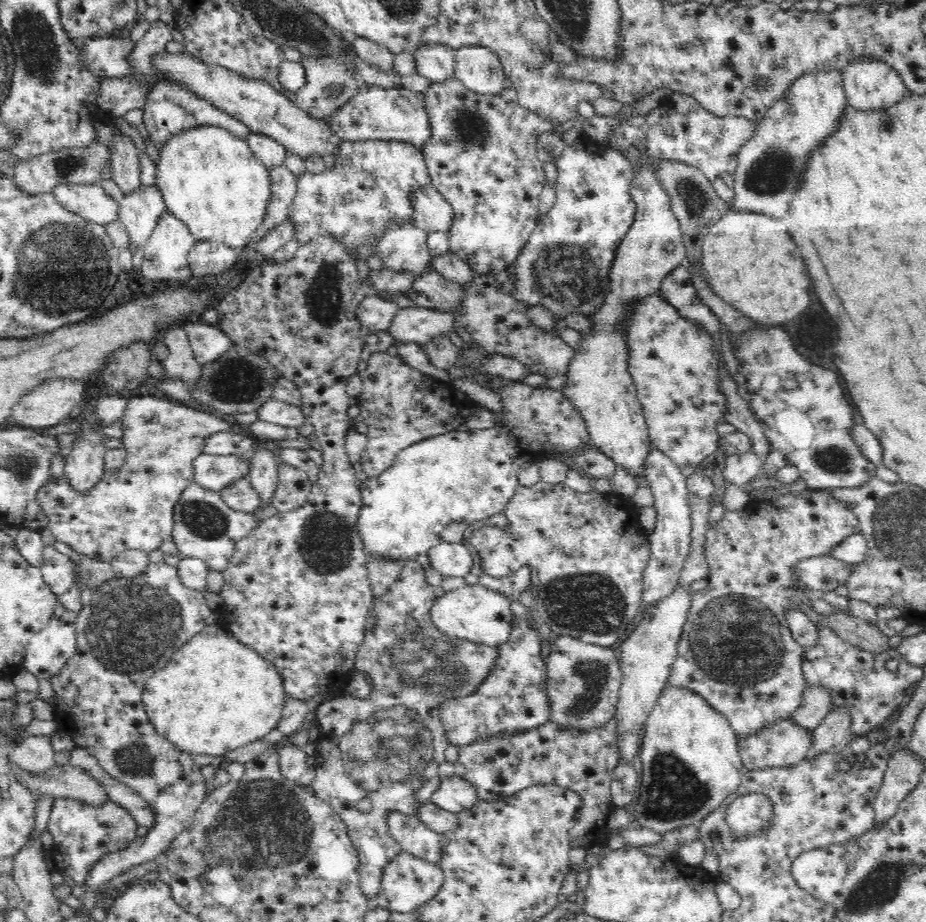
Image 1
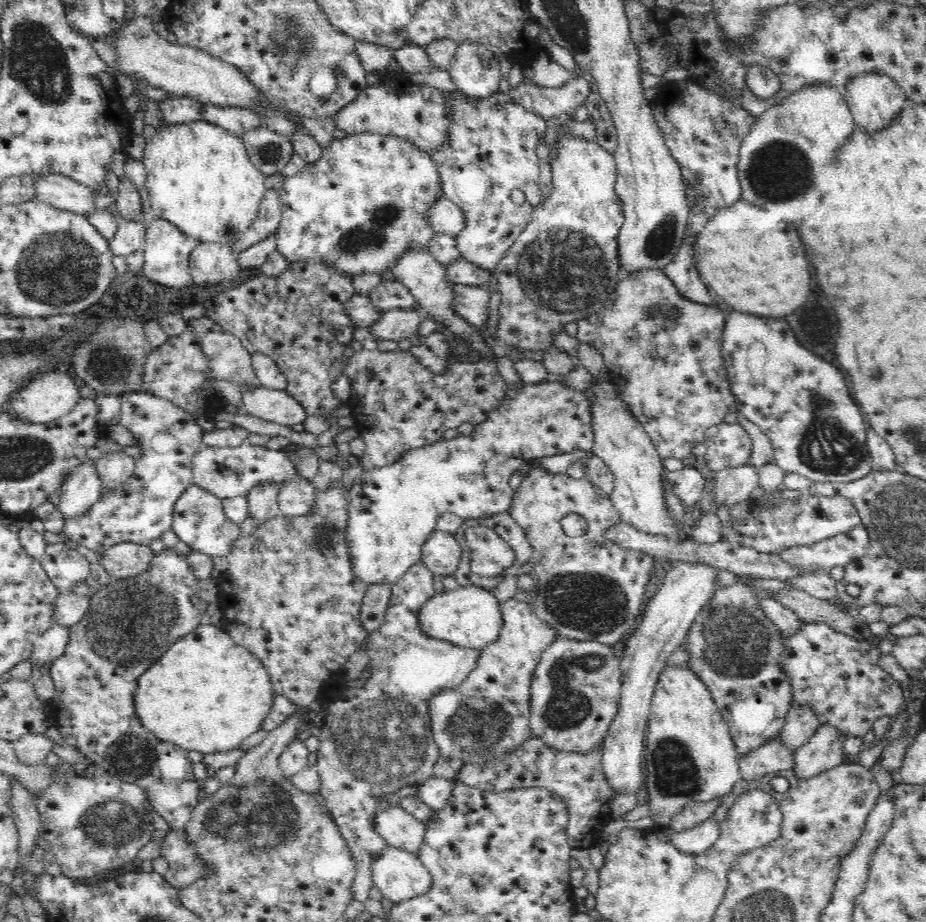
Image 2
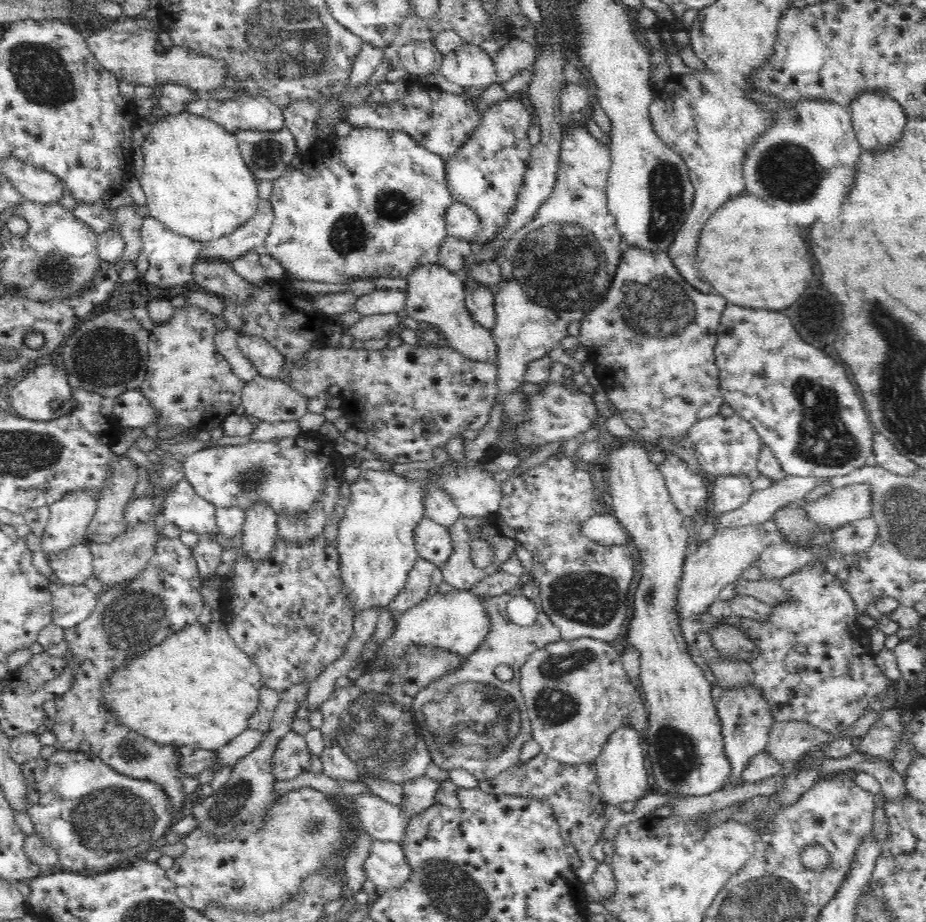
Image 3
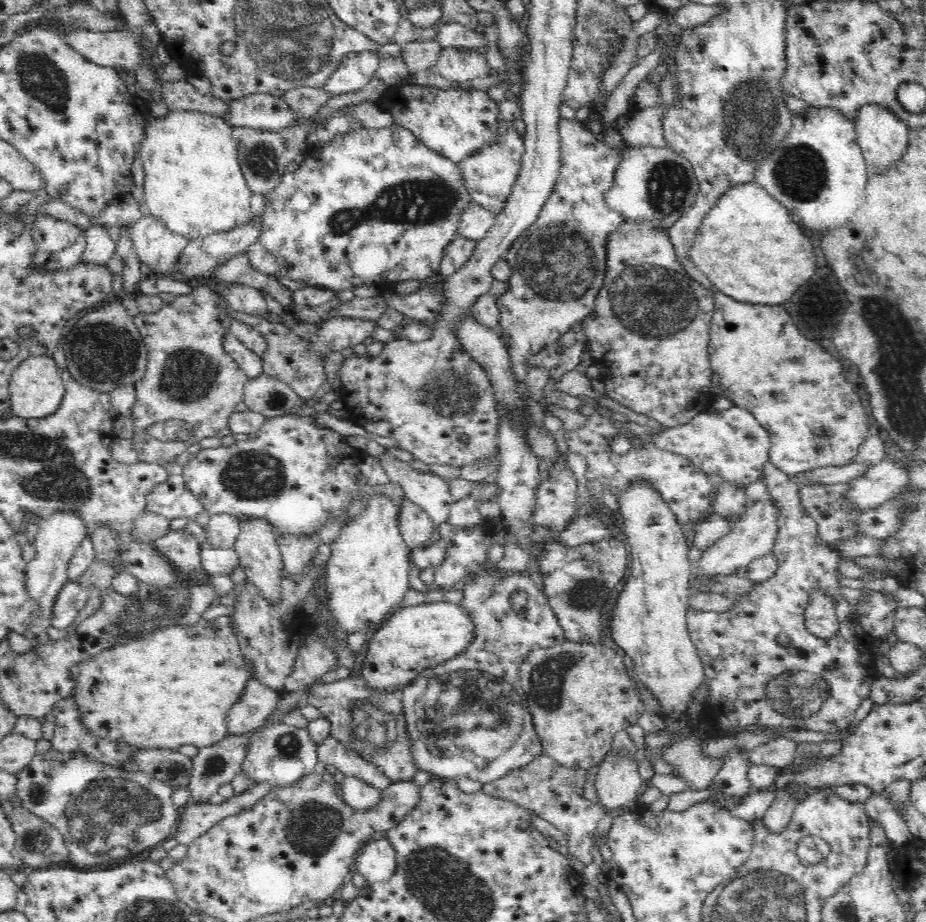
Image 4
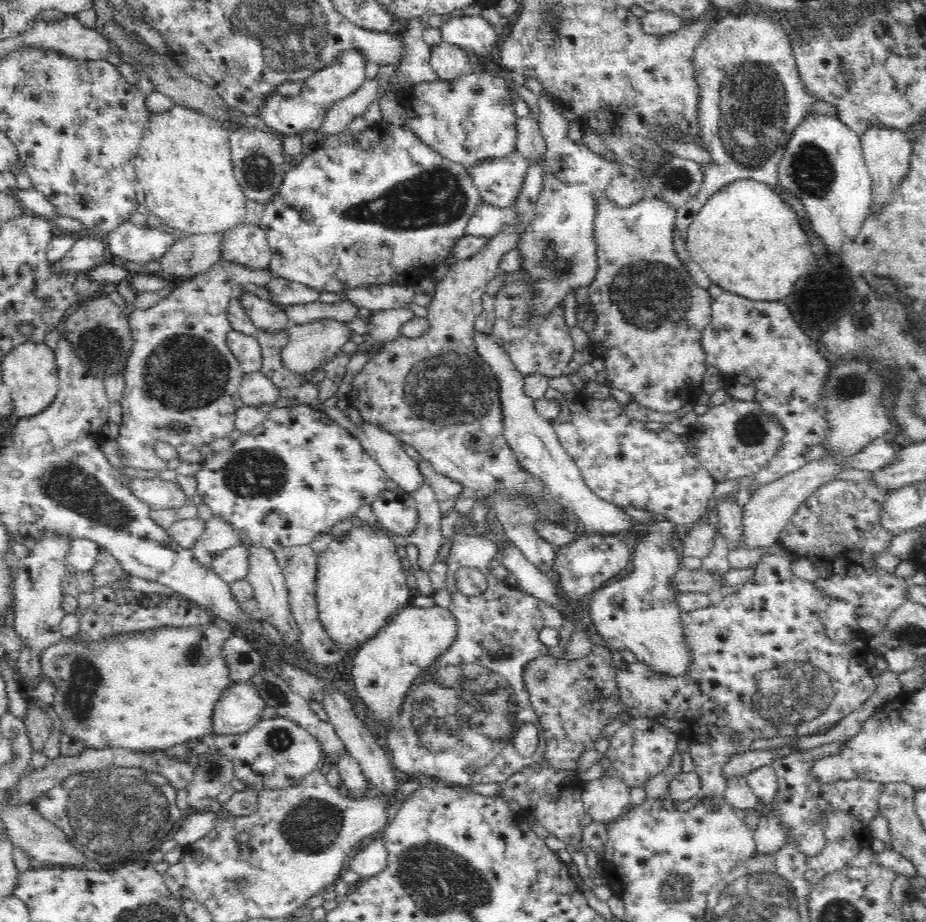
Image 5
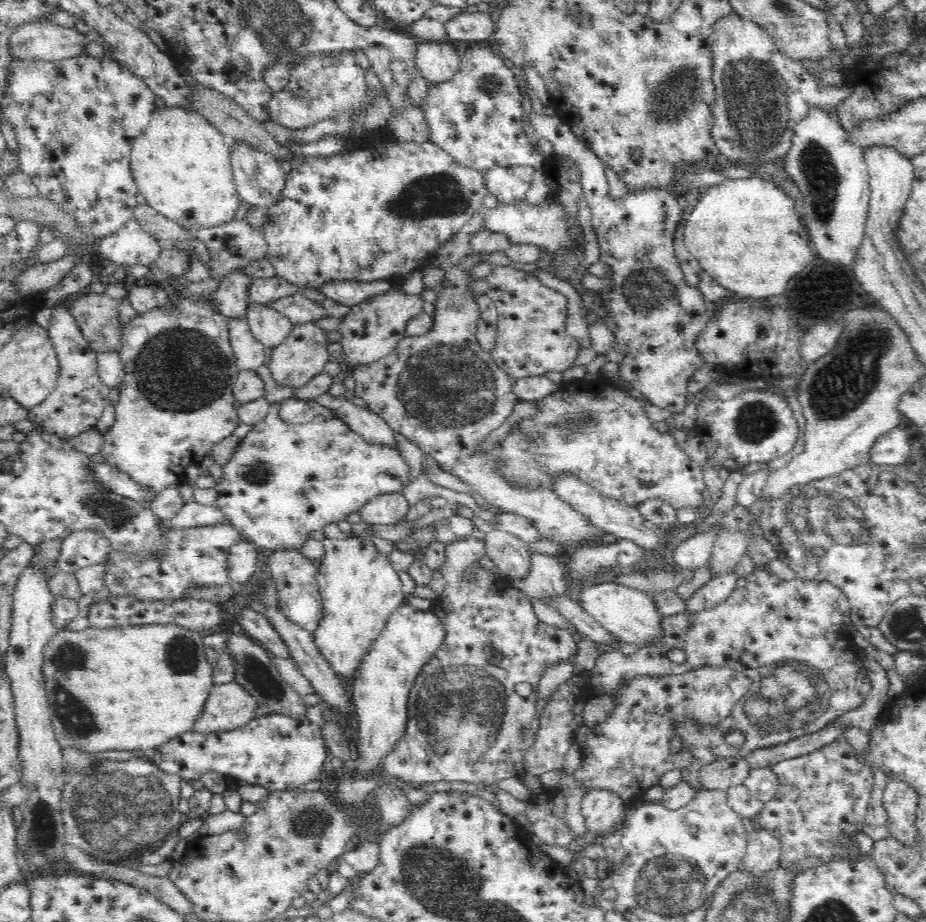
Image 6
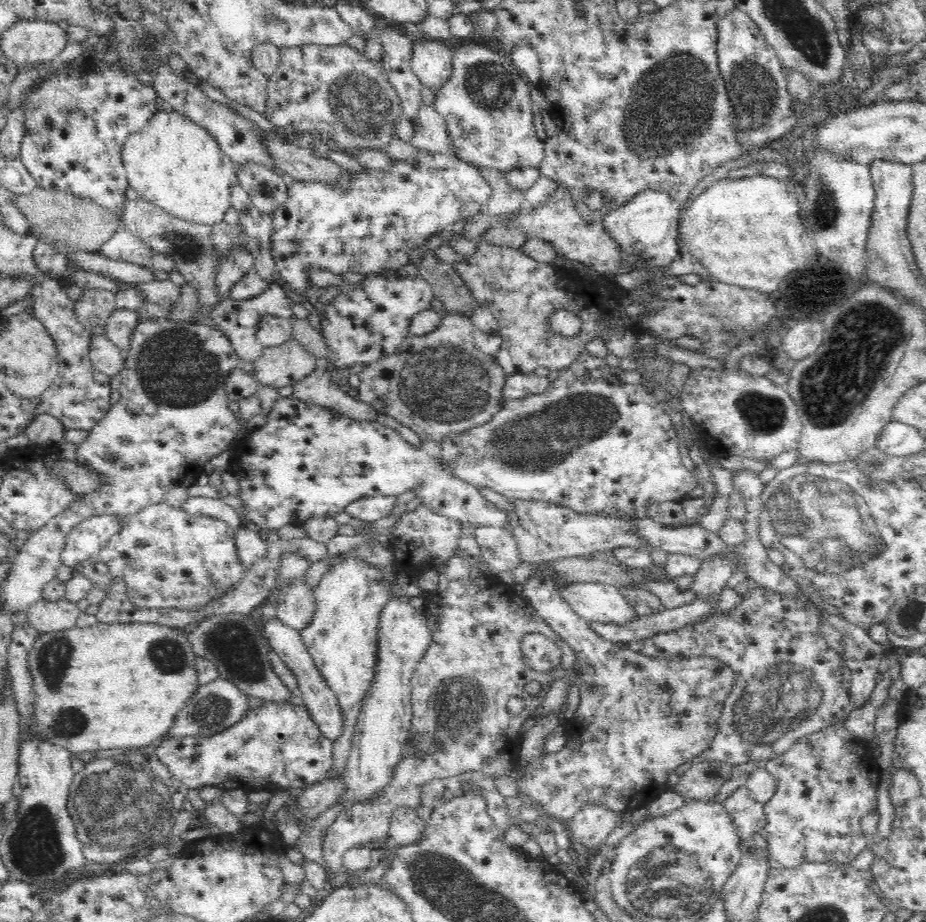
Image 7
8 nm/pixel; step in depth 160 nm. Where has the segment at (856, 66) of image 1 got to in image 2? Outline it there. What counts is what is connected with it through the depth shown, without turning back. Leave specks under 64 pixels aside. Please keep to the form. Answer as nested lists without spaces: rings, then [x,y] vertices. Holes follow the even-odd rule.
[[[874,72],[872,74],[860,74],[860,76],[850,80],[846,88],[844,98],[847,107],[851,111],[855,129],[868,135],[890,129],[890,126],[893,126],[893,123],[899,118],[899,114],[901,114],[907,101],[902,89],[885,74],[876,74]]]

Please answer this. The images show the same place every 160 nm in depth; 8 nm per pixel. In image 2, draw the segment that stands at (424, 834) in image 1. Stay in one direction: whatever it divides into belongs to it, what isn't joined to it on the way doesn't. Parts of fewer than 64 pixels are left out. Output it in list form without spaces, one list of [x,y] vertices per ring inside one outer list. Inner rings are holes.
[[[399,806],[378,811],[371,820],[374,832],[388,845],[418,854],[419,844],[423,839],[425,823],[408,814]]]

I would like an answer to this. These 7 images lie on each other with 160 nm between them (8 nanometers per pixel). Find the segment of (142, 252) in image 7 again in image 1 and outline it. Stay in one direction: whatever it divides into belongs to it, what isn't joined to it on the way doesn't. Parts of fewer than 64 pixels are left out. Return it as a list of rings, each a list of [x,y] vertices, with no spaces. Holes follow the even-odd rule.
[[[165,211],[158,219],[152,235],[143,247],[144,258],[140,271],[148,280],[166,280],[168,284],[179,283],[193,276],[189,268],[188,255],[190,249],[198,243],[197,239],[190,234],[190,230],[181,220]]]

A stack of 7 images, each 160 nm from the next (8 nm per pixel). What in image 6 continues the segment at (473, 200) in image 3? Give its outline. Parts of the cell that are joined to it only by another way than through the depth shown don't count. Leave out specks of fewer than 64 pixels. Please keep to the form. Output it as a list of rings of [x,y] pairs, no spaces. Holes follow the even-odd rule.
[[[498,166],[484,171],[488,192],[493,194],[499,204],[510,204],[525,198],[535,169],[532,166]]]

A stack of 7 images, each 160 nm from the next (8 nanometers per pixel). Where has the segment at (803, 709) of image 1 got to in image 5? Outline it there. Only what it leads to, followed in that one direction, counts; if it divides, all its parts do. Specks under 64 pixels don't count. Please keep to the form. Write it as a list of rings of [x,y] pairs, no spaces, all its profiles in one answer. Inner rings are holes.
[[[758,749],[734,755],[721,768],[723,779],[728,781],[730,778],[740,778],[758,767],[770,765],[776,760],[776,749]]]

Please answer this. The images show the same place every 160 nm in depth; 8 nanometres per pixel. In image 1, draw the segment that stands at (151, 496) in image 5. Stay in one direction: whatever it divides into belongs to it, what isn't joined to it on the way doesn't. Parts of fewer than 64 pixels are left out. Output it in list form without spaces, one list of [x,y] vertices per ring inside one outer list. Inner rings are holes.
[[[194,482],[187,486],[174,507],[173,539],[181,556],[198,557],[204,560],[209,570],[222,572],[226,568],[229,558],[233,555],[235,544],[246,538],[251,530],[260,522],[255,513],[236,512],[232,510],[221,497],[221,493],[205,489]]]

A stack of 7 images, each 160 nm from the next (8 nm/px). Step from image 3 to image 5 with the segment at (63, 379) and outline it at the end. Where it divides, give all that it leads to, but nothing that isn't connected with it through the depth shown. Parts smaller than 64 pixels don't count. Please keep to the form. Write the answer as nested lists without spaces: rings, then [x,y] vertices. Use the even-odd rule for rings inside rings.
[[[26,341],[13,346],[1,360],[2,383],[9,389],[16,416],[30,416],[44,410],[56,396],[58,390],[55,352],[45,341]]]

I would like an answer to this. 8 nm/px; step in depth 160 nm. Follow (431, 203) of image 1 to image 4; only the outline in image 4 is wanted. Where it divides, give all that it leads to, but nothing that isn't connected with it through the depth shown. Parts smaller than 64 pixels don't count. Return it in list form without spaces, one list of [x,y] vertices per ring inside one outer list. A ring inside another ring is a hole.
[[[472,201],[462,214],[457,235],[478,242],[495,226],[496,216],[494,211]]]

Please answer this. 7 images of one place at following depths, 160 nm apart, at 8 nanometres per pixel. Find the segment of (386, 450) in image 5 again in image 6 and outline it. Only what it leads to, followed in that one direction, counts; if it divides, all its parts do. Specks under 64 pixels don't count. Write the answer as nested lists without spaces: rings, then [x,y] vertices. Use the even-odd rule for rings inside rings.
[[[329,391],[313,398],[314,402],[329,408],[334,415],[342,419],[351,429],[354,429],[366,441],[396,445],[395,430],[374,411],[367,407],[356,406],[354,402],[343,396],[332,396]]]

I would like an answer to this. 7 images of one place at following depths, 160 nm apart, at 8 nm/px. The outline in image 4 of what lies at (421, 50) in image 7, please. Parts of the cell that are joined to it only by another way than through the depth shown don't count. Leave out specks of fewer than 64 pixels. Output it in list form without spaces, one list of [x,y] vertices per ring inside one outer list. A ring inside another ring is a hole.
[[[444,48],[434,64],[434,70],[448,80],[467,81],[474,78],[485,78],[495,73],[486,63],[486,57],[472,48]]]

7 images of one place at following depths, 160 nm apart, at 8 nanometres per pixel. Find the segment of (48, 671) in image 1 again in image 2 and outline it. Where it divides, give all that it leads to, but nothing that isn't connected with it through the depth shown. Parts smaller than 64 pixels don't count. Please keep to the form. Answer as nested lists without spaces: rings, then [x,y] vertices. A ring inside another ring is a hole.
[[[54,624],[48,630],[42,631],[34,642],[33,656],[29,659],[32,664],[36,661],[35,670],[62,656],[68,640],[70,640],[69,627]]]

